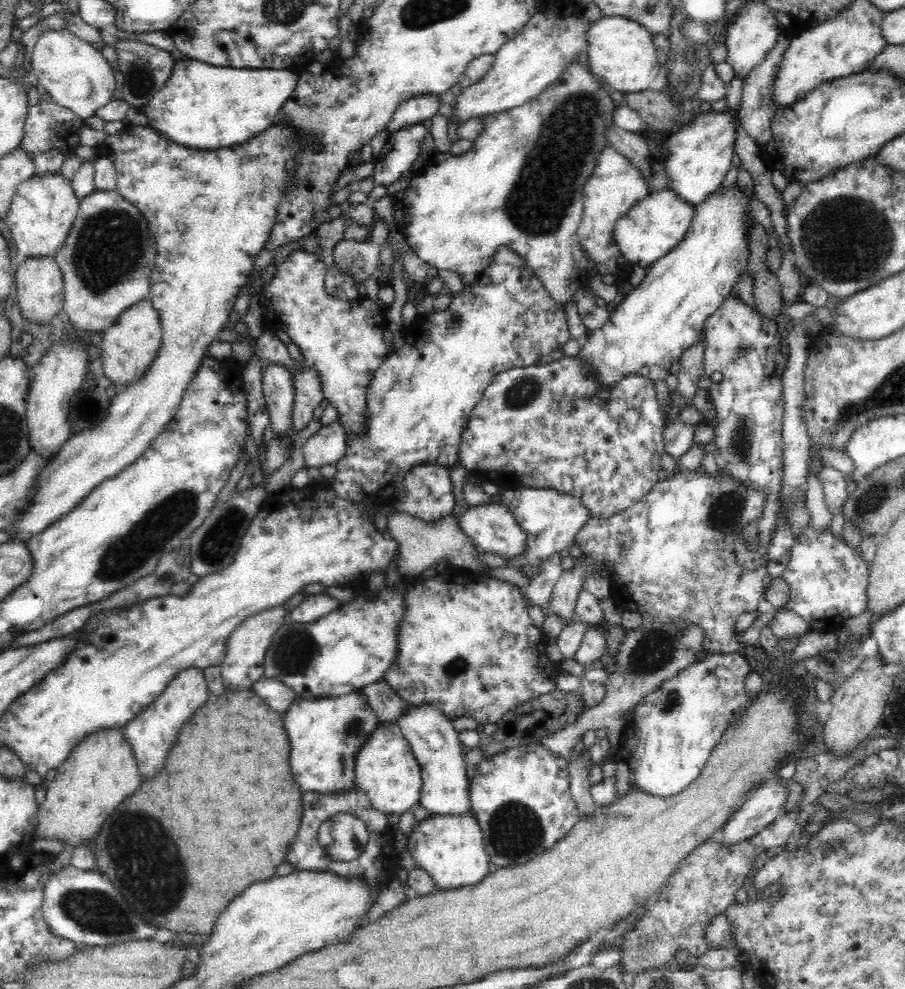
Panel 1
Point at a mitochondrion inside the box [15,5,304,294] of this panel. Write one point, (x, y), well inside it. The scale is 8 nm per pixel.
(140, 72)

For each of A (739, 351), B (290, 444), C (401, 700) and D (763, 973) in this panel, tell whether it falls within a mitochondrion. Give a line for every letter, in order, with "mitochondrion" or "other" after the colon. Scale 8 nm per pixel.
A: mitochondrion
B: other
C: other
D: other

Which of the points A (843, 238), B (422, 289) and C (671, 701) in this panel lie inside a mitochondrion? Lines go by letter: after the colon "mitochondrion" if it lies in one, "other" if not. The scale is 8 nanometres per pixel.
A: mitochondrion
B: other
C: mitochondrion

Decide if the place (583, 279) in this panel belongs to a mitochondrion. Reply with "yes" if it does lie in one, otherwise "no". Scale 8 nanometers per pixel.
no

